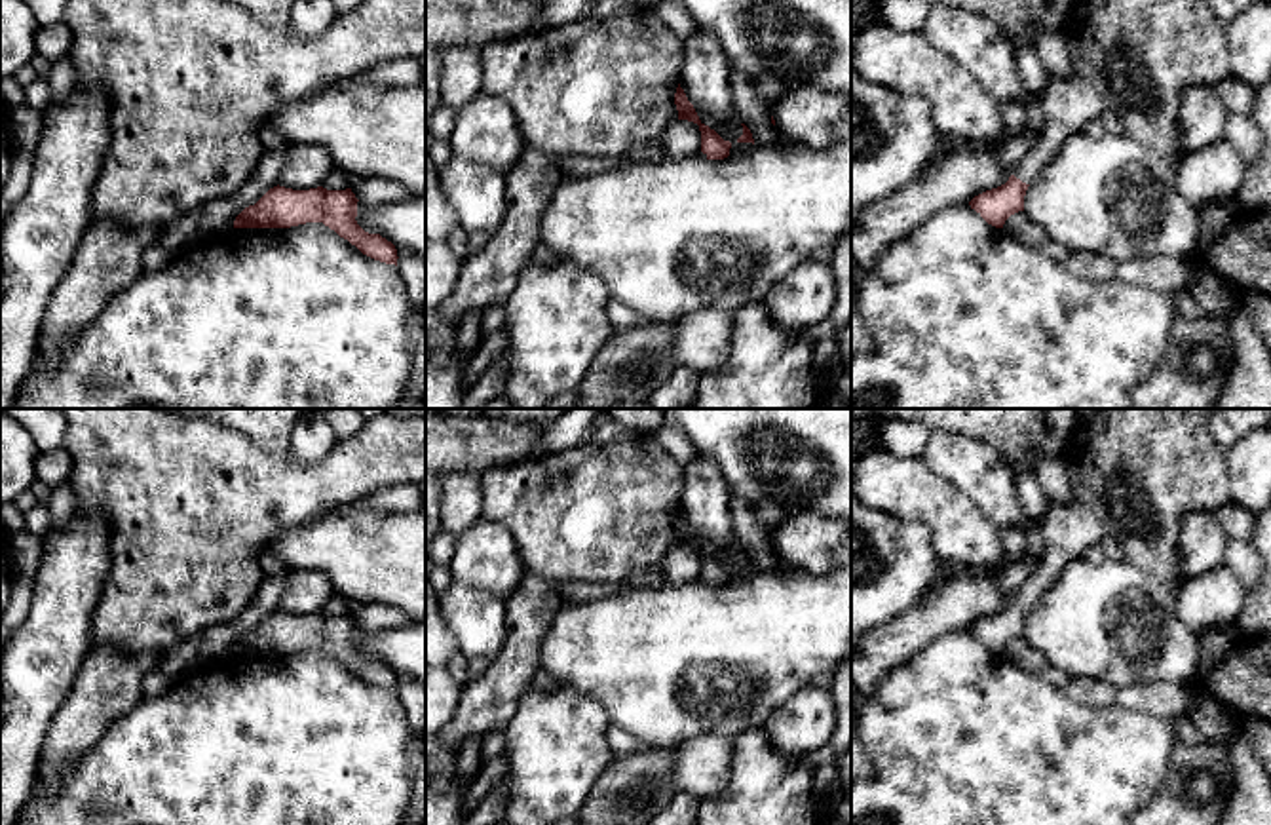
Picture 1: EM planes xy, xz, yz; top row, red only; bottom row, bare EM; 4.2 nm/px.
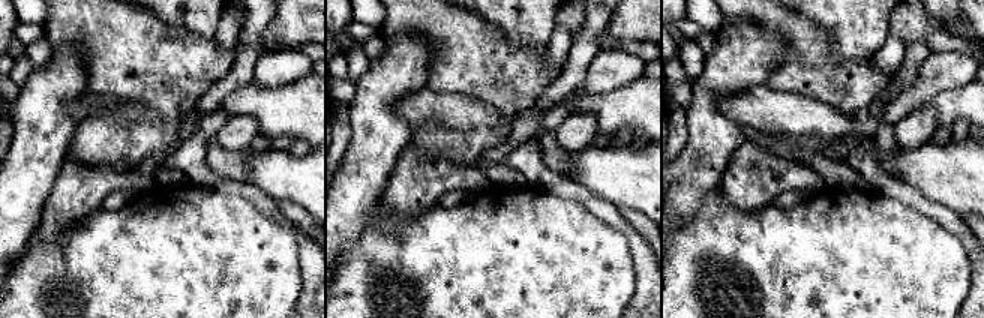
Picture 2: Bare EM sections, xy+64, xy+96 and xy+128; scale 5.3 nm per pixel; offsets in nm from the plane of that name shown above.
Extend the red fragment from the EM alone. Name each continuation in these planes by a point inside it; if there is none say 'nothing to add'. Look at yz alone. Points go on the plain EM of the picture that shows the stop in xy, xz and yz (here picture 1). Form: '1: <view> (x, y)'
1: yz (1068, 531)

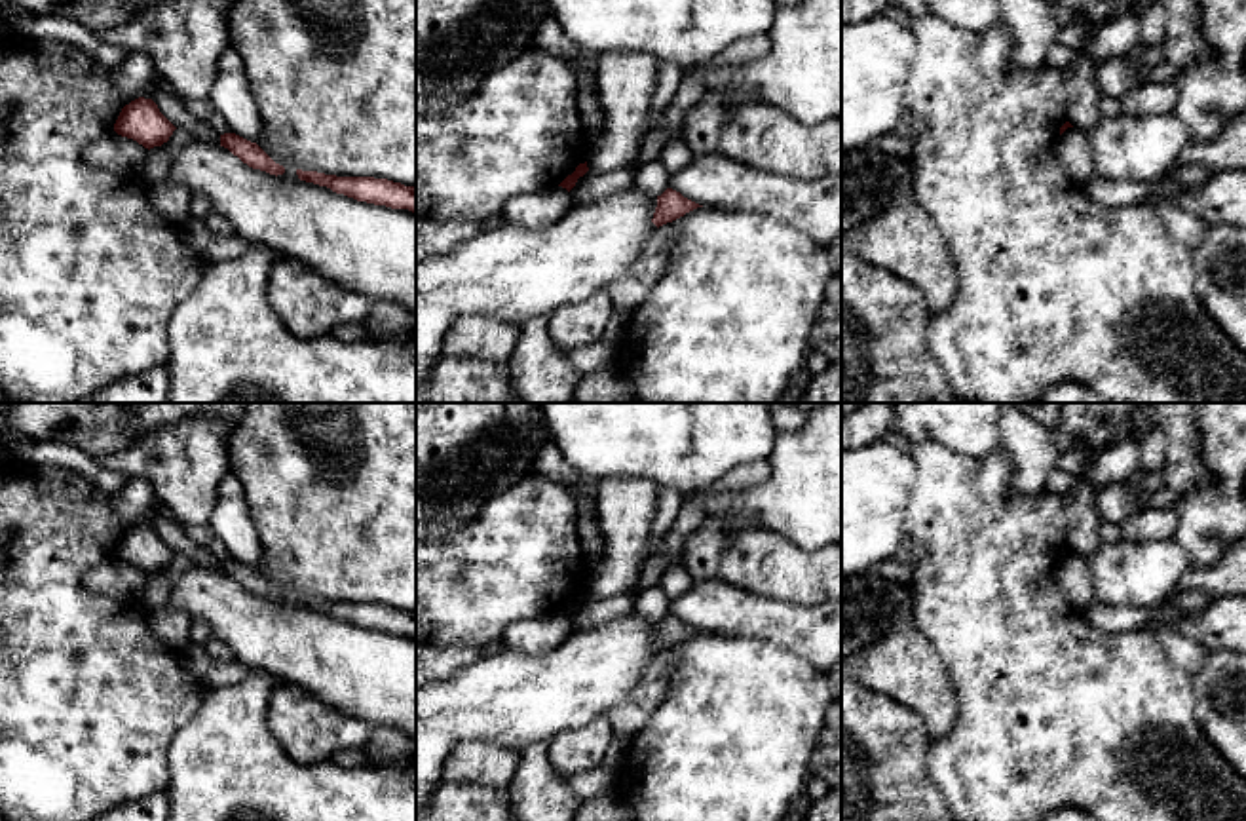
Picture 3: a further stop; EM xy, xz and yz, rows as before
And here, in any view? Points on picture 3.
nothing to add

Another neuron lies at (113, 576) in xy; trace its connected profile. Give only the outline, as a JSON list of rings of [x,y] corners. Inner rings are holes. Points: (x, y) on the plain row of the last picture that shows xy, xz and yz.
[[[112,555],[89,572],[85,578],[85,589],[139,602],[146,582],[148,574]]]

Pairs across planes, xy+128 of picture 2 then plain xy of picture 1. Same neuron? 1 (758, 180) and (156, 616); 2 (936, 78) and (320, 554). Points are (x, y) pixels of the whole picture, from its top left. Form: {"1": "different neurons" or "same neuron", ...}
{"1": "different neurons", "2": "different neurons"}

